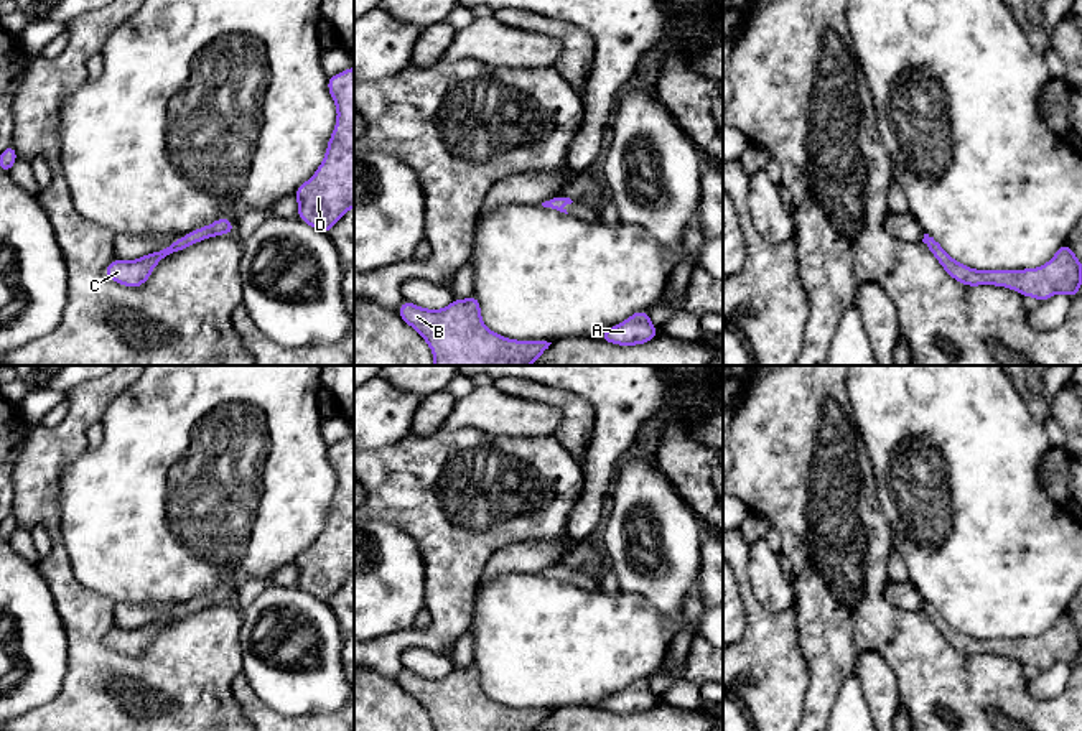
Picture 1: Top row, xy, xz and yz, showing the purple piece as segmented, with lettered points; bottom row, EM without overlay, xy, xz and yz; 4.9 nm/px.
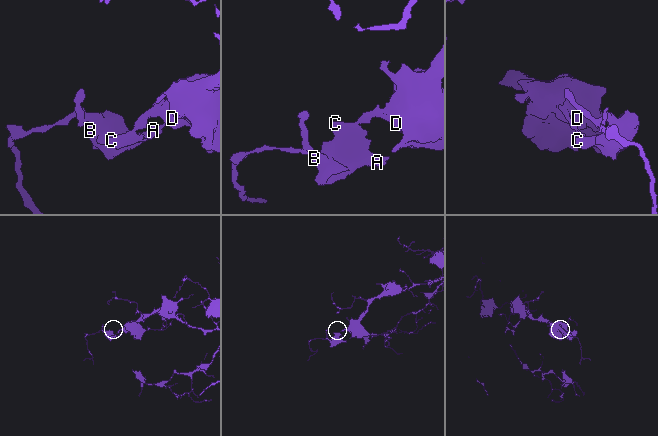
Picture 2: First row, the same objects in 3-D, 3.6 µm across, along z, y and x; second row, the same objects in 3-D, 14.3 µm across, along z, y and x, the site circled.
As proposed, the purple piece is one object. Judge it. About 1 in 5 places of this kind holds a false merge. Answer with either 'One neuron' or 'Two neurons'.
One neuron

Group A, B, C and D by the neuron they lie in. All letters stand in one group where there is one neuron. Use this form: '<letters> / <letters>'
A B C D

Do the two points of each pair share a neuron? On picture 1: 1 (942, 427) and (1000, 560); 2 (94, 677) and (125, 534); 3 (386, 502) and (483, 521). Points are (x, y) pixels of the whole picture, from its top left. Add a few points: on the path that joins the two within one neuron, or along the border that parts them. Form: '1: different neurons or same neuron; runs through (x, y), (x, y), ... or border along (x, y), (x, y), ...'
1: same neuron; runs through (956, 460), (959, 489), (975, 527)
2: different neurons; border along (78, 580), (116, 603)
3: same neuron; runs through (410, 502), (458, 502)

